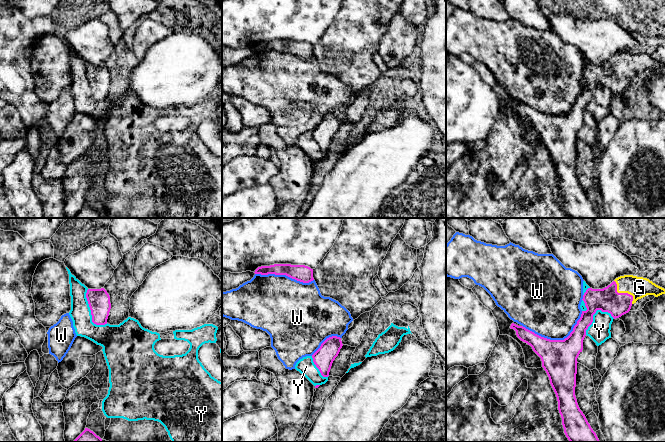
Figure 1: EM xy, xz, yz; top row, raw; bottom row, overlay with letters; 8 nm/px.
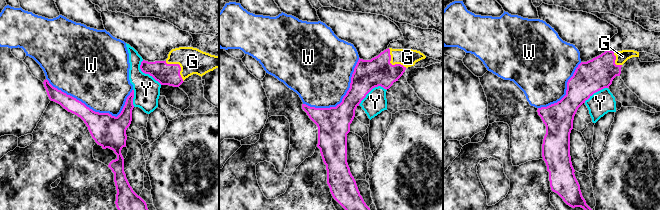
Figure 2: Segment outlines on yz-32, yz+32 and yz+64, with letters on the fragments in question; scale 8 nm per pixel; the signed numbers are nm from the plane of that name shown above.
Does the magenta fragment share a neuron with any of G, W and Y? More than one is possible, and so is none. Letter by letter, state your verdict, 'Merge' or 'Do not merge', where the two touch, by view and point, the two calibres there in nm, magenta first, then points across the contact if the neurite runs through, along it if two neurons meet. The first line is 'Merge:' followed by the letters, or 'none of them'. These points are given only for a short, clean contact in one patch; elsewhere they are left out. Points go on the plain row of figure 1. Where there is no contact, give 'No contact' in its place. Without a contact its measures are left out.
Merge: G
G: Merge. Touches magenta at yz (623, 69). Thickness 190 nm (magenta) against 170 nm. Path across: yz (607, 75), (616, 75), (623, 69), (629, 64), (639, 63)
W: Do not merge. Touches magenta at yz (557, 116). Thickness 280 nm (magenta) against 440 nm
Y: Do not merge. Touches magenta at xy (91, 88). Thickness 180 nm (magenta) against 190 nm. Boundary: xy (87, 65), (86, 76), (91, 96), (96, 100), (106, 100)

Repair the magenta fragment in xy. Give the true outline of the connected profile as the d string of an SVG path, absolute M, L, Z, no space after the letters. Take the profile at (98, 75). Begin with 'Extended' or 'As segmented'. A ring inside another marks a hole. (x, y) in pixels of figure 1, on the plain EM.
As segmented. M104 64L88 65L86 74L91 86L92 98L96 101L107 100L111 85L110 72Z

